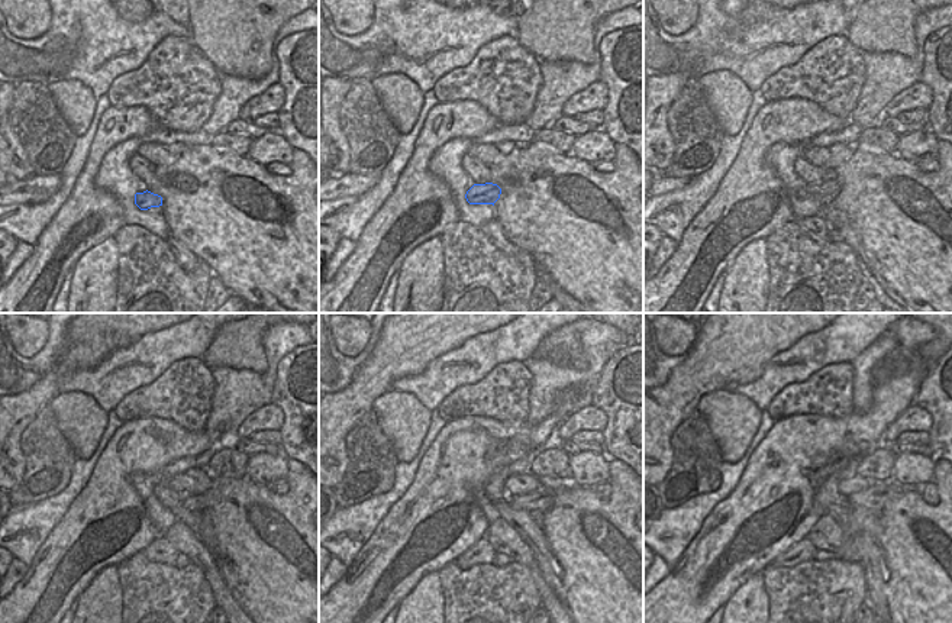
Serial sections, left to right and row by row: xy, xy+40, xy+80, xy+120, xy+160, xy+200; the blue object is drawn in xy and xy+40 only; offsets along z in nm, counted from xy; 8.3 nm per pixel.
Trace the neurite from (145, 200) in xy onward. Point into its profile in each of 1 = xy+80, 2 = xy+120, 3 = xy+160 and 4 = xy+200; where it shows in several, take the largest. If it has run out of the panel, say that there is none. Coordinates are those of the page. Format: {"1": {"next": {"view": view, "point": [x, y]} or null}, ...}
{"1": {"next": {"view": "xy+80", "point": [825, 190]}}, "2": {"next": {"view": "xy+120", "point": [193, 503]}}, "3": {"next": {"view": "xy+160", "point": [541, 500]}}, "4": {"next": {"view": "xy+200", "point": [874, 497]}}}

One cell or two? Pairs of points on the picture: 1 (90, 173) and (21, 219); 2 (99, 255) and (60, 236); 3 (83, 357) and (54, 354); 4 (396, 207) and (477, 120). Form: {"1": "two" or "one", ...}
{"1": "two", "2": "two", "3": "two", "4": "one"}

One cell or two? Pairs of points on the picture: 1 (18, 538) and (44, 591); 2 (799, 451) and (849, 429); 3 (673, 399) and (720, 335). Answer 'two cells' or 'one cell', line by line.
1: two cells
2: one cell
3: one cell

